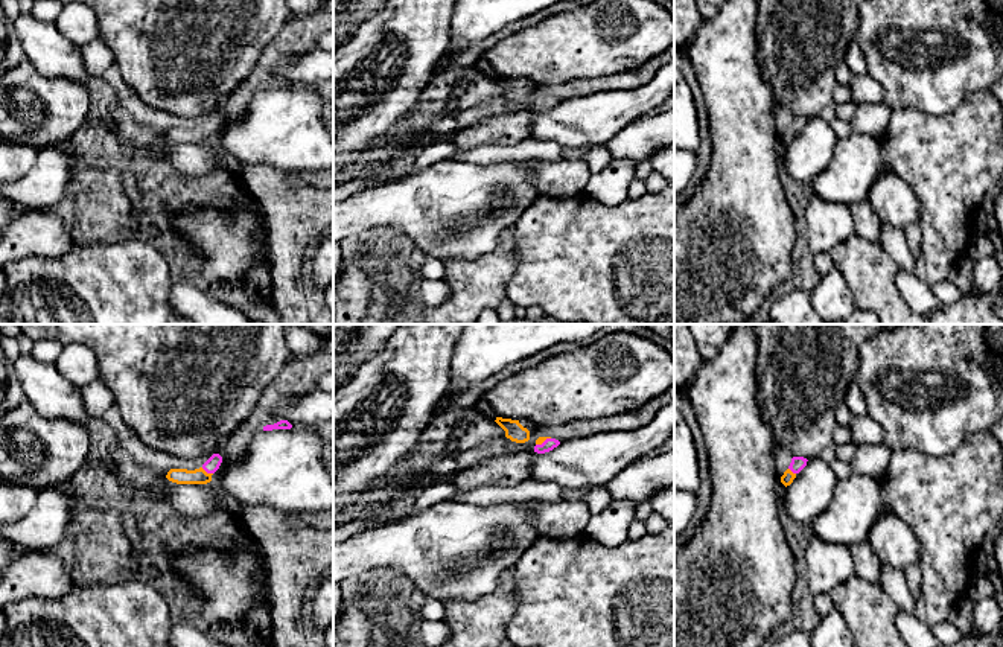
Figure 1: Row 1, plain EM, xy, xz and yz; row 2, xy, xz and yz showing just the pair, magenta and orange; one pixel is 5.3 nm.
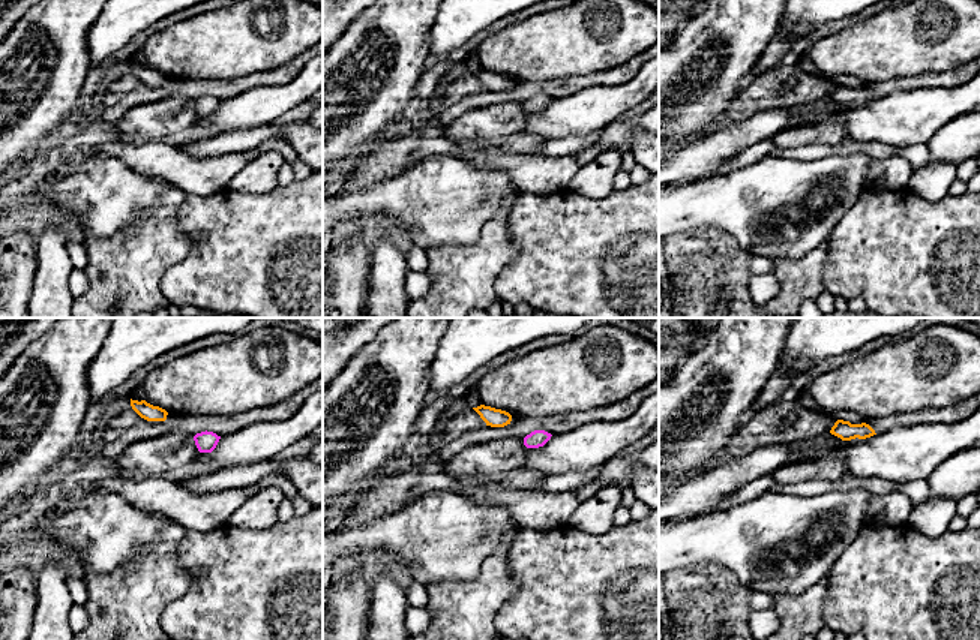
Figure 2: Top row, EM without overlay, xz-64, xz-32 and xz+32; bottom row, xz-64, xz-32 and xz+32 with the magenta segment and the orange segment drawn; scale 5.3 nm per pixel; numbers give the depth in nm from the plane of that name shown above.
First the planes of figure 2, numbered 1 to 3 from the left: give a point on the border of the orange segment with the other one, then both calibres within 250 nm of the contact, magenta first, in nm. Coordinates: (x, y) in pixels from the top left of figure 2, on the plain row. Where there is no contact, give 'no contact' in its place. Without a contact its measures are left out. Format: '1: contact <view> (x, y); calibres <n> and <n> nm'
1: no contact
2: no contact
3: no contact

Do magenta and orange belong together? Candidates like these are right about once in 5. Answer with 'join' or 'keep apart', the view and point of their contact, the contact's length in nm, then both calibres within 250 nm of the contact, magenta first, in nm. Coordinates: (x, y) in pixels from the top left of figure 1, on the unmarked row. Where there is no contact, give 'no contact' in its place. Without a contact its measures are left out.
join | xy (207, 131) | 70 nm | 80/80 nm

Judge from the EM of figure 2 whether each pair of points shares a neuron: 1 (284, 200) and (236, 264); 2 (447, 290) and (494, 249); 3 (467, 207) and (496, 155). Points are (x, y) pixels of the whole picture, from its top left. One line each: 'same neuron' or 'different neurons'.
1: same neuron
2: same neuron
3: different neurons

